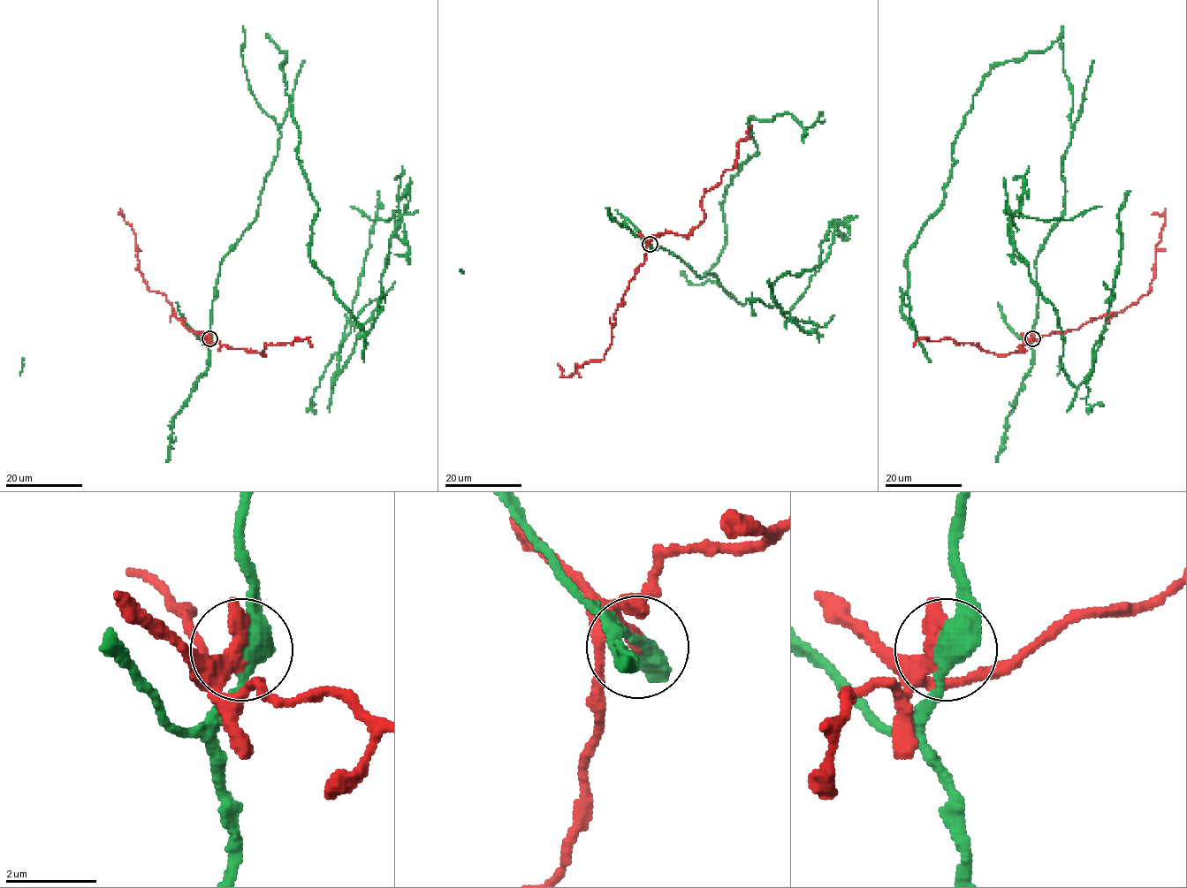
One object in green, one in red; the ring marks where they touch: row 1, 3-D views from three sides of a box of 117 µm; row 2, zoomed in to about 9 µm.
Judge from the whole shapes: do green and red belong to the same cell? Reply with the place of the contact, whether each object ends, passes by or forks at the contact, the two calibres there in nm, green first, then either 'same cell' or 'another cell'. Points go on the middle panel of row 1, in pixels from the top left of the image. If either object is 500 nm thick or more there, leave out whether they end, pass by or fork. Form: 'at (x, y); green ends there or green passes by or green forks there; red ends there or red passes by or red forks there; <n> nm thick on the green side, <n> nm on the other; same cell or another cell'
at (650, 244); green passes by; red passes by; 440 nm thick on the green side, 300 nm on the other; another cell

